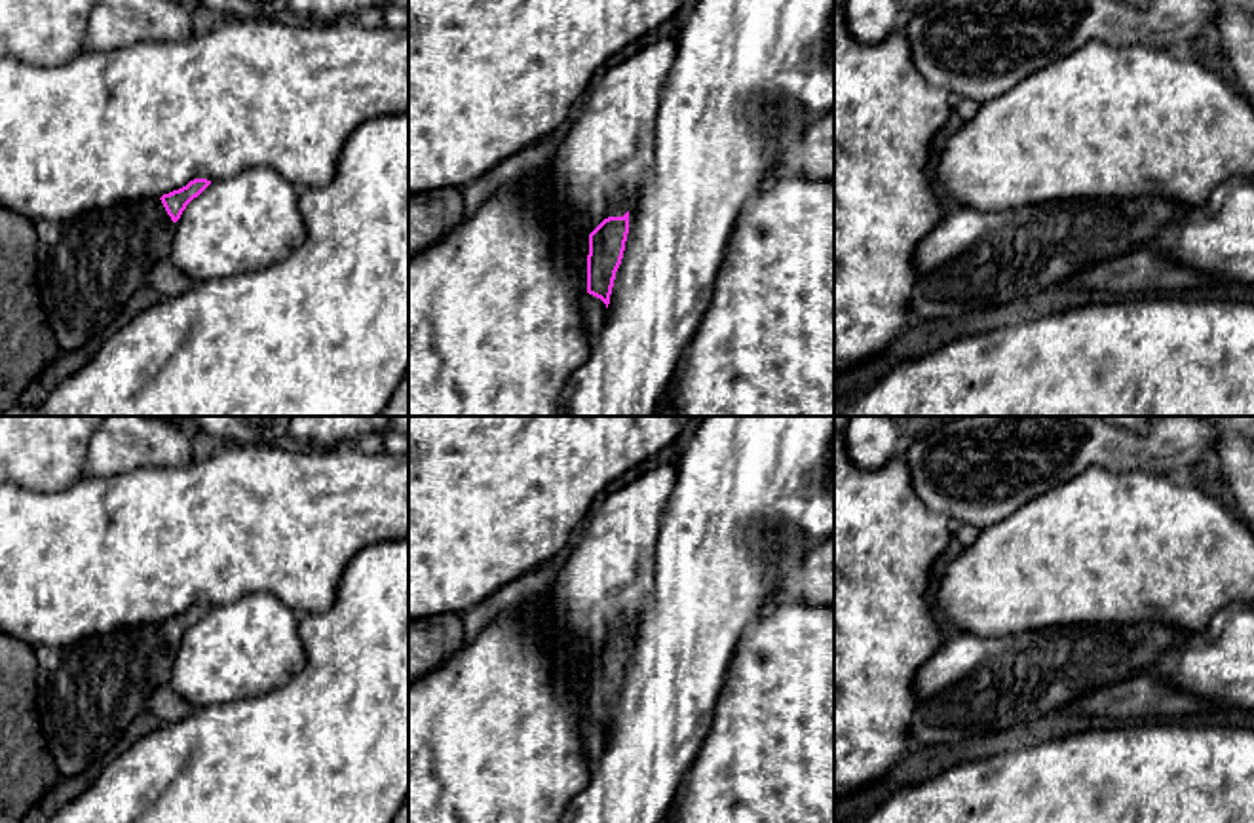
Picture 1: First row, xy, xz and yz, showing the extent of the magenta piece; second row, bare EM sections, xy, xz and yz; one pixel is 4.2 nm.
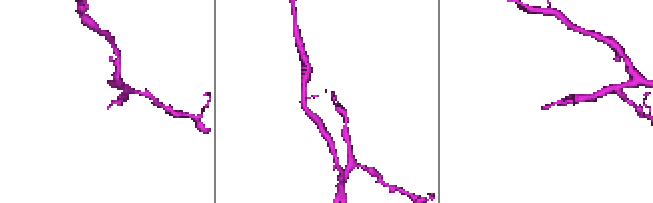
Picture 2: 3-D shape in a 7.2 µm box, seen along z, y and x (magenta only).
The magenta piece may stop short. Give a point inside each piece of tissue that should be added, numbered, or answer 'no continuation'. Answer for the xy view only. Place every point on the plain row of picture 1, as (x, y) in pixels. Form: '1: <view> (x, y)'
1: xy (86, 694)

